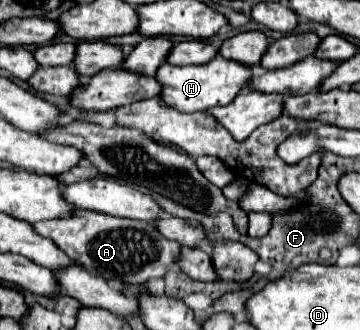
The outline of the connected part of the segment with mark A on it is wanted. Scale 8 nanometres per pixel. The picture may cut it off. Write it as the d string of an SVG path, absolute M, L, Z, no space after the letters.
M74 210L68 218L54 218L32 224L34 232L54 240L54 244L76 264L84 266L90 274L106 280L120 280L132 284L144 284L148 278L162 278L170 264L178 260L180 244L168 240L156 232L154 224L142 220L128 220L108 216L102 212Z

